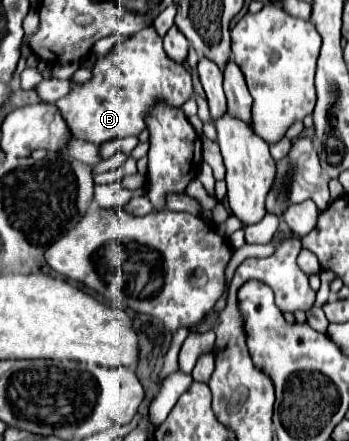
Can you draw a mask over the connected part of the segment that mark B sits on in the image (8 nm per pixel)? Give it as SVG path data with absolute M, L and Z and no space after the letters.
M151 26L127 40L119 40L109 54L100 56L93 68L93 80L83 86L75 84L71 94L57 102L57 108L61 108L61 116L75 138L103 144L107 140L139 136L145 130L145 114L157 98L171 106L183 106L191 96L193 82L189 70L165 54L161 38Z

